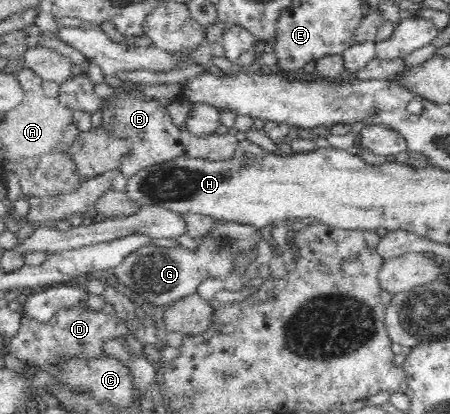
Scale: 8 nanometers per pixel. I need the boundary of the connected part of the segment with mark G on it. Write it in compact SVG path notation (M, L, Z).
M226 221L215 228L215 232L207 238L199 238L199 250L193 252L183 246L155 246L154 243L143 246L131 252L117 268L113 276L123 286L131 288L135 294L143 296L149 307L169 307L172 303L196 292L201 281L205 278L224 277L232 267L232 256L237 251L250 249L257 245L263 236L263 231L251 225Z

